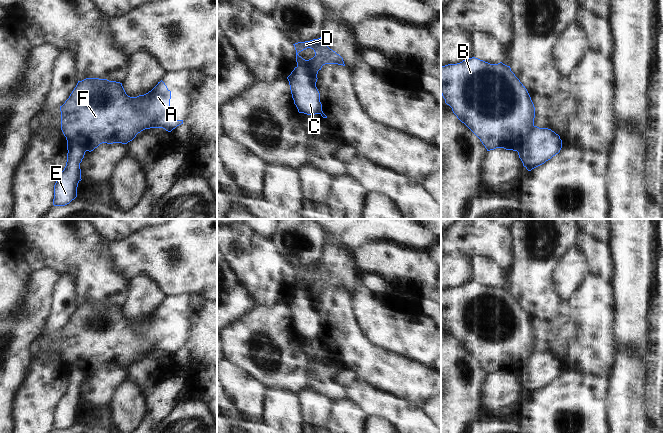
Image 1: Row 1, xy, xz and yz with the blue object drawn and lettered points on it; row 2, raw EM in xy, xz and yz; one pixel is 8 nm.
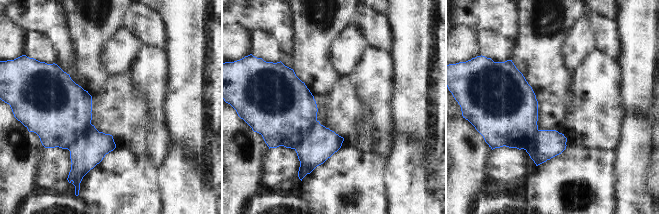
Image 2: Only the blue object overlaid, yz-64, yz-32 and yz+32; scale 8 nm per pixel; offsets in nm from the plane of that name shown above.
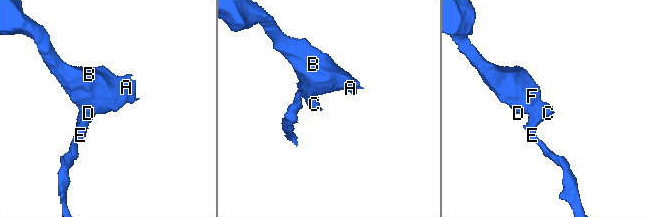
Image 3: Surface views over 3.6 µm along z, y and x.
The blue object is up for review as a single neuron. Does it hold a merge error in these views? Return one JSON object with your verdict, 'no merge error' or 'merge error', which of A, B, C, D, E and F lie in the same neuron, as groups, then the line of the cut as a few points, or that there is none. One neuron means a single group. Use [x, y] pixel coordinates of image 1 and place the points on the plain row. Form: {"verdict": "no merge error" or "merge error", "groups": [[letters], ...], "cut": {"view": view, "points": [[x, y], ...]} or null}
{"verdict": "merge error", "groups": [["A", "B", "D", "F"], ["C", "E"]], "cut": {"view": "yz", "points": [[534, 350], [526, 364], [516, 374]]}}

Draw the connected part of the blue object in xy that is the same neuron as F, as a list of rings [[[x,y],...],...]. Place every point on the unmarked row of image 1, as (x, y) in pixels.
[[[86,302],[78,305],[69,322],[60,330],[61,354],[67,365],[78,367],[89,376],[102,367],[127,368],[145,353],[163,352],[171,356],[183,348],[183,344],[174,343],[170,323],[171,315],[162,304],[148,317],[130,321],[120,306]]]

